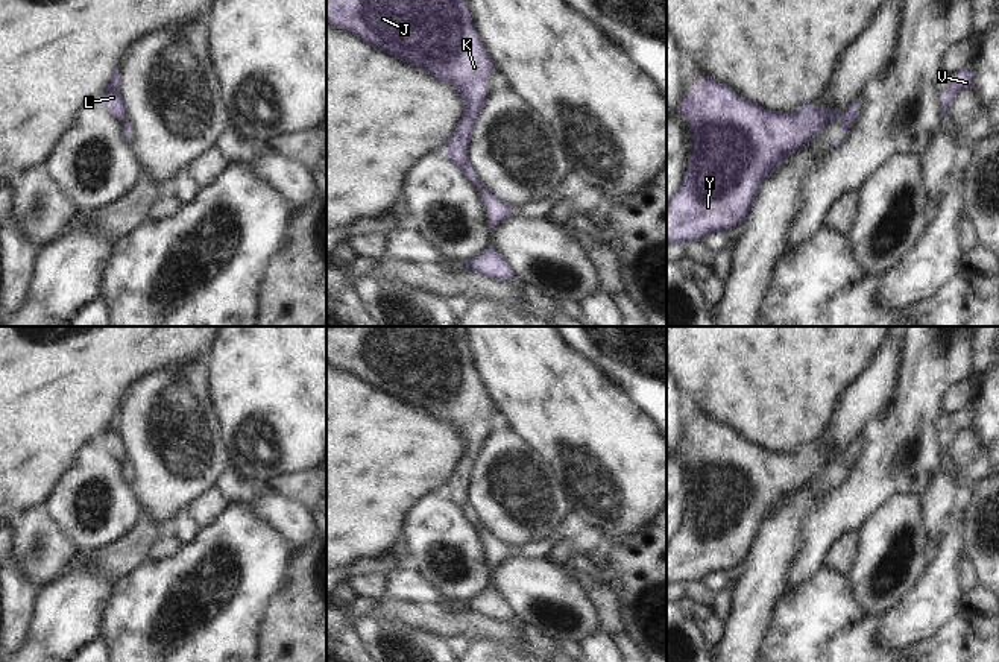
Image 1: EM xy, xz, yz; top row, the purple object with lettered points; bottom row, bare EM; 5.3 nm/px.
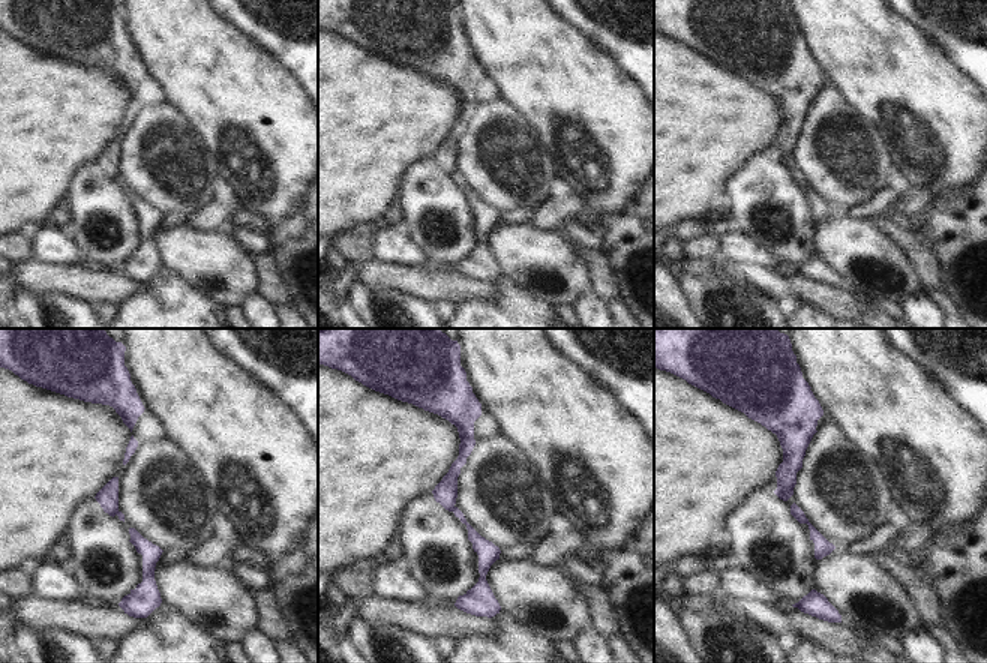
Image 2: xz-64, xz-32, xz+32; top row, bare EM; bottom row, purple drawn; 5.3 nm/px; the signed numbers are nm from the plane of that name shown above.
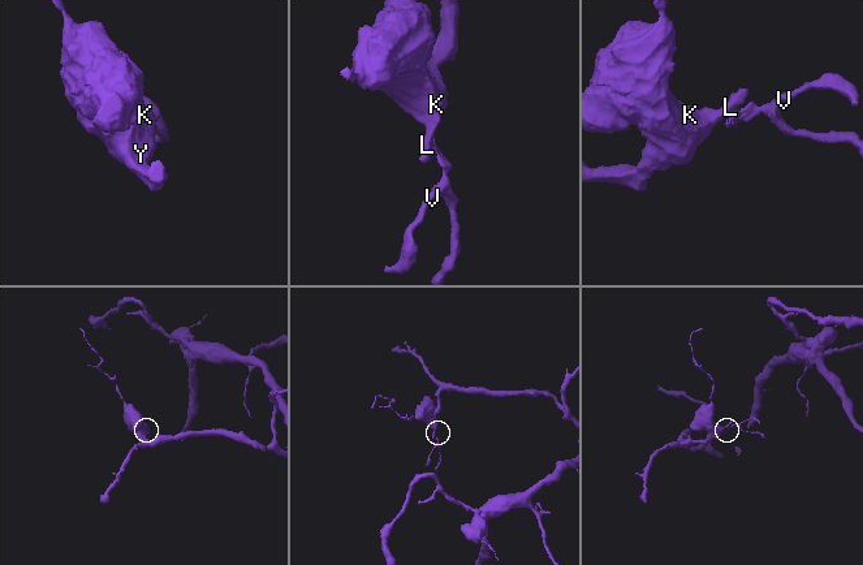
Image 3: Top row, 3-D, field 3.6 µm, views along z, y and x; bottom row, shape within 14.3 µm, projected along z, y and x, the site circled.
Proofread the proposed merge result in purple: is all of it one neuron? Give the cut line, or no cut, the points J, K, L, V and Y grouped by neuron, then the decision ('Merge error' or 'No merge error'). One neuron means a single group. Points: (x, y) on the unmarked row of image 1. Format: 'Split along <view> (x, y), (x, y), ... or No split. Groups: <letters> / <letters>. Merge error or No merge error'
Split along xz (466, 501), (462, 507). Groups: J K L Y / V. Merge error

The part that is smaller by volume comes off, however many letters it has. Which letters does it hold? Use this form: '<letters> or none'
V

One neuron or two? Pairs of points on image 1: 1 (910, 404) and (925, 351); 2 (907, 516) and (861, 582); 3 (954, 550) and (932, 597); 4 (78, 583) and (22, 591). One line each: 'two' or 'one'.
1: one
2: one
3: one
4: two

